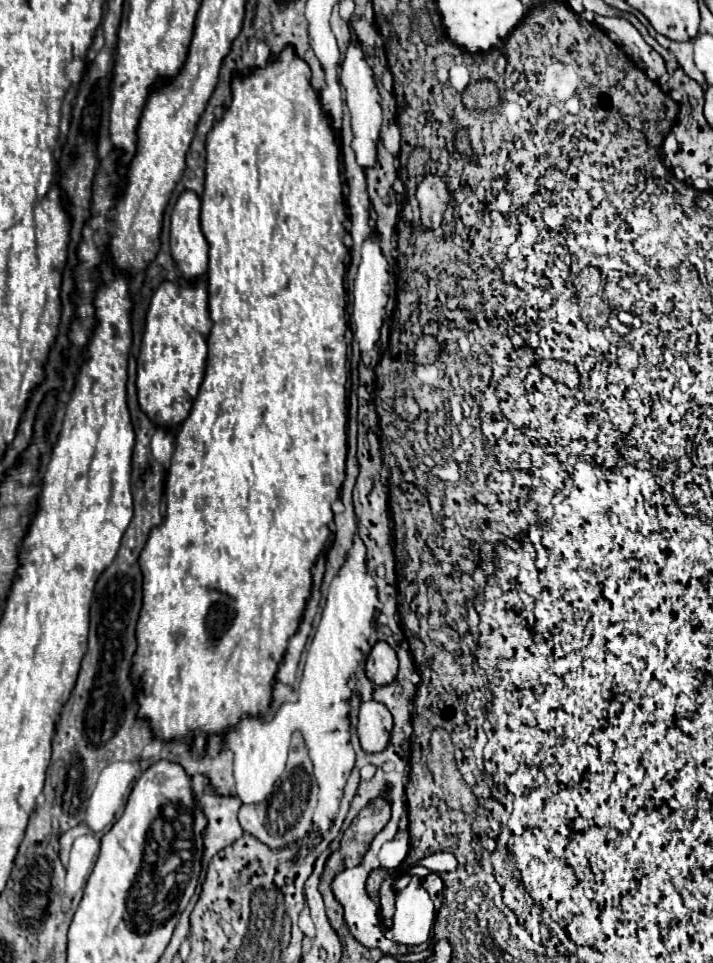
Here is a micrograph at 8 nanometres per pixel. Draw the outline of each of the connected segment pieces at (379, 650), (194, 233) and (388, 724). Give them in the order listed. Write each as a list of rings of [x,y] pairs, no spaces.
[[[377,642],[367,658],[367,678],[375,684],[391,684],[397,676],[397,654],[387,642]]]
[[[185,190],[171,214],[171,254],[185,280],[195,280],[207,272],[209,244],[199,224],[201,200],[195,192]]]
[[[369,700],[359,708],[357,734],[365,752],[381,752],[389,744],[389,734],[393,728],[391,712],[385,704]]]

